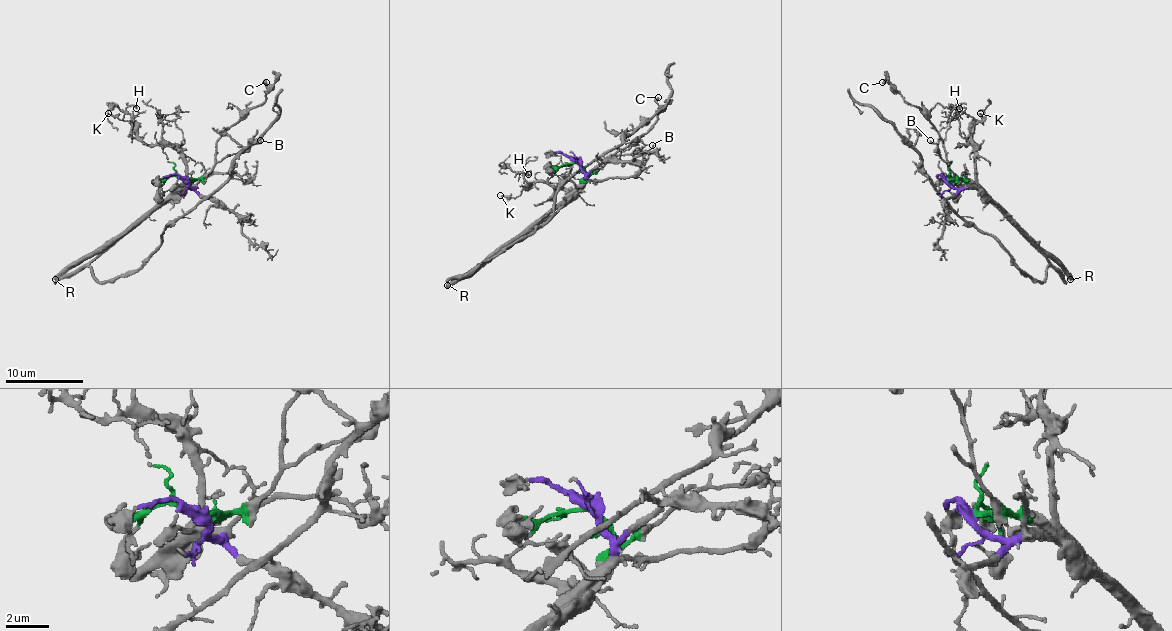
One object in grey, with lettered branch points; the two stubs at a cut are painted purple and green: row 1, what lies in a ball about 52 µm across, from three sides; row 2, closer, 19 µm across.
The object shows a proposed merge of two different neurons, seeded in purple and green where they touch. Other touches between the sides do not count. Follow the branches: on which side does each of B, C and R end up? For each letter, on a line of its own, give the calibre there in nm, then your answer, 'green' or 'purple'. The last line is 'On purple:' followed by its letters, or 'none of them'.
B: 120 nm | green
C: 220 nm | green
R: 480 nm | purple
On purple: R

